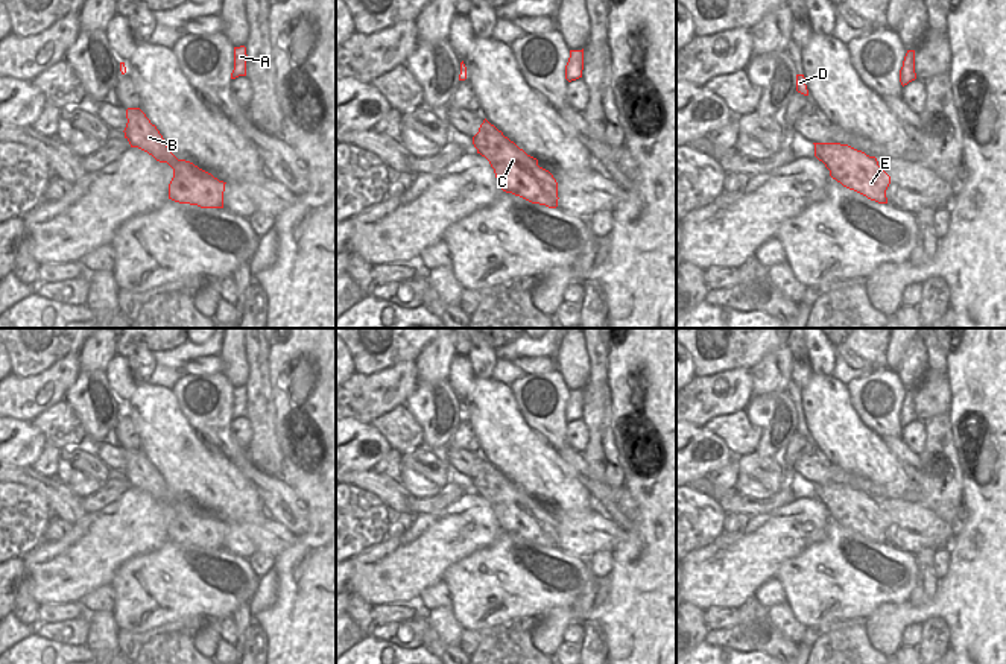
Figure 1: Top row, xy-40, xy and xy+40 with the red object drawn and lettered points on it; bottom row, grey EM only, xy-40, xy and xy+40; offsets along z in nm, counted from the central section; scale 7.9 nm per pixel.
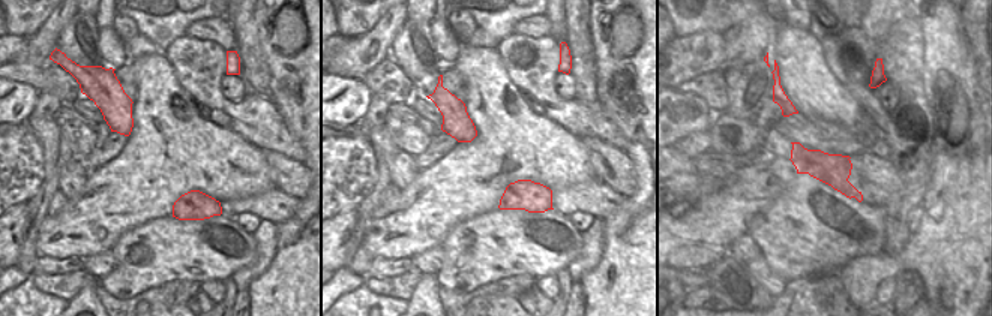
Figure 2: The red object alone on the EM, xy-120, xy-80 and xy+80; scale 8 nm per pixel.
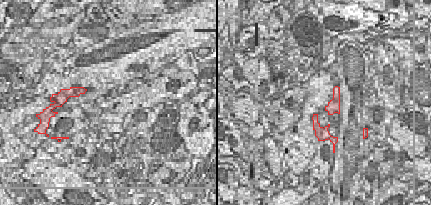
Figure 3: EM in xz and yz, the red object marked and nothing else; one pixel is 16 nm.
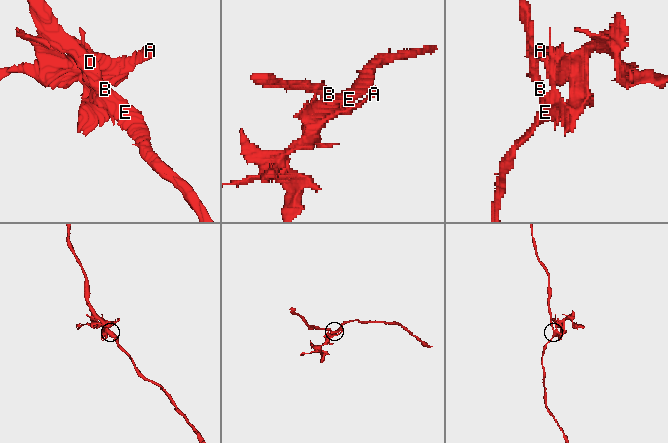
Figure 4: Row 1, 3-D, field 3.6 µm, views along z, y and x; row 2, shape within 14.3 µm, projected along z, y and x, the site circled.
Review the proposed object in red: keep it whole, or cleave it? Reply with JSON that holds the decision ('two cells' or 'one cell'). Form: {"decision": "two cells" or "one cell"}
{"decision": "two cells"}

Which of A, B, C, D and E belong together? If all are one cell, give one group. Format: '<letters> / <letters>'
A D / B C E

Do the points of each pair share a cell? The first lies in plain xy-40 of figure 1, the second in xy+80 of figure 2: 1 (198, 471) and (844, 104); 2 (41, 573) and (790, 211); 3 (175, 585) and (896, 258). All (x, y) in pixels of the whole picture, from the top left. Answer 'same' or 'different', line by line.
1: same
2: different
3: different

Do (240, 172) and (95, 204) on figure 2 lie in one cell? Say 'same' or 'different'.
same

